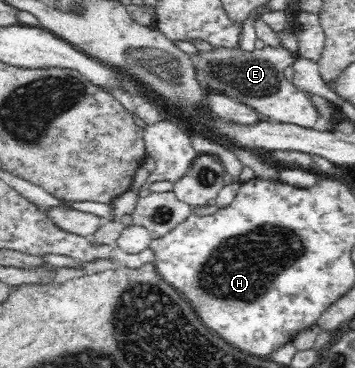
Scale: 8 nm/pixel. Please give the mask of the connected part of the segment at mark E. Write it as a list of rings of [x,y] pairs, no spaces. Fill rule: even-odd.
[[[265,46],[252,52],[245,52],[237,47],[229,49],[213,49],[202,51],[201,55],[192,56],[197,70],[199,81],[209,91],[227,93],[235,100],[243,102],[259,112],[267,120],[276,120],[279,123],[293,124],[305,128],[313,128],[319,120],[319,110],[305,92],[301,92],[289,83],[283,75],[284,67],[293,65],[297,54],[289,52],[284,47]]]

